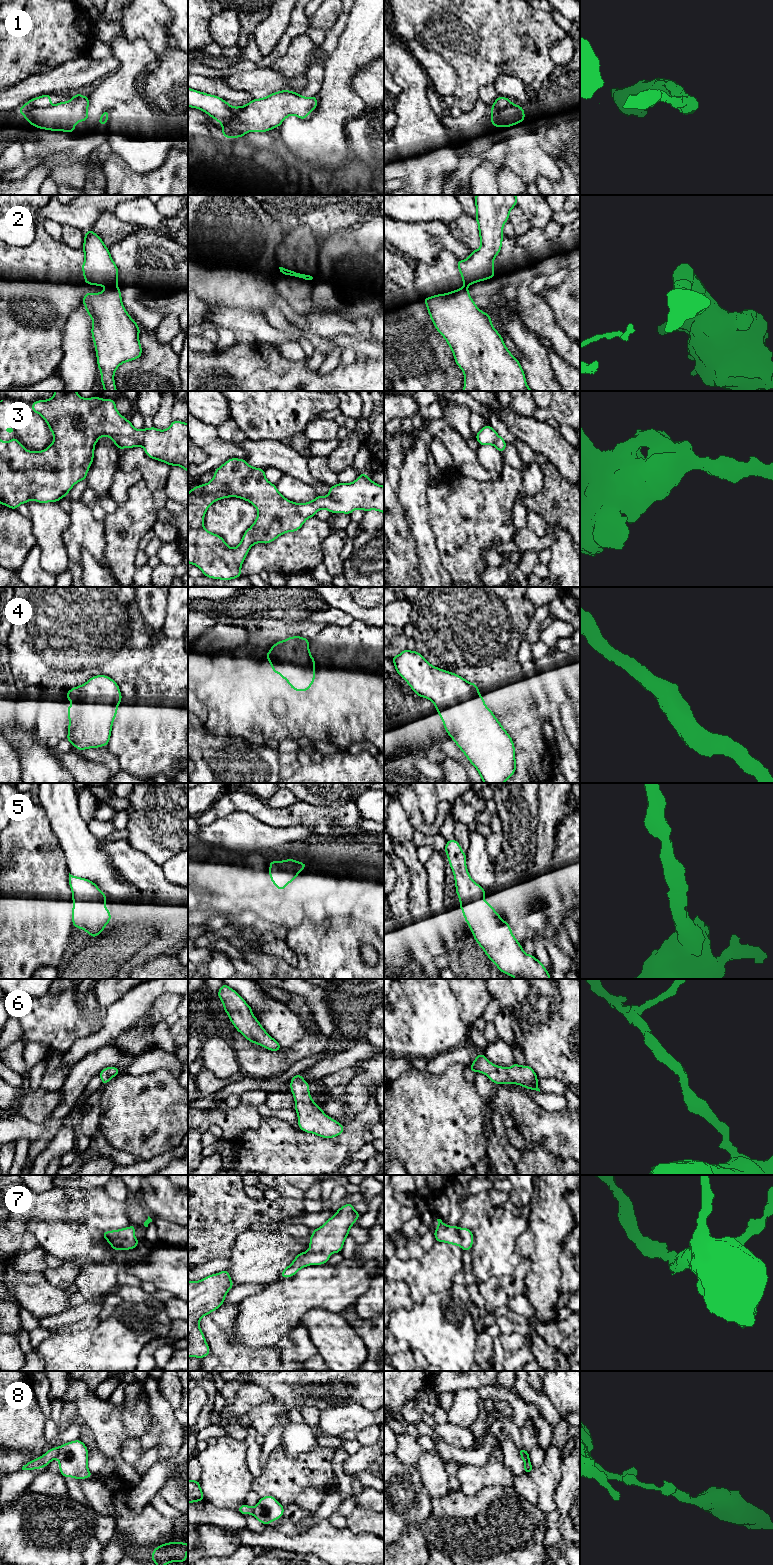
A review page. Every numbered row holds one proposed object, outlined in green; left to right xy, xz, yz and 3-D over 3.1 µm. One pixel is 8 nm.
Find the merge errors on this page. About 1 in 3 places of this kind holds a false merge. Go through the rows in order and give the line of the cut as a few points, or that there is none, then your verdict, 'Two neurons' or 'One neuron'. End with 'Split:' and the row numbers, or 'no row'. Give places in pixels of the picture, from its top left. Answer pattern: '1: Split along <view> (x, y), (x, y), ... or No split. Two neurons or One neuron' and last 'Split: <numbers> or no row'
1: Split along xz (235, 107), (235, 115), (222, 124). Two neurons
2: Split along xy (115, 285), (108, 287). Two neurons
3: No split. One neuron
4: No split. One neuron
5: No split. One neuron
6: No split. One neuron
7: No split. One neuron
8: Split along xy (58, 1448), (58, 1453), (55, 1457). Two neurons
Split: 1, 2, 8

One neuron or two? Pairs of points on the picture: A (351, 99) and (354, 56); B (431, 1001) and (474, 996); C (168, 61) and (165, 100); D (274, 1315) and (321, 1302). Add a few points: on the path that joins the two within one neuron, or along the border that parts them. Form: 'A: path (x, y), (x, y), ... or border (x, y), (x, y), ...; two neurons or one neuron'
A: path (344, 88), (344, 67); one neuron
B: border (451, 989), (459, 1004), (460, 1018), (463, 1021); two neurons
C: path (168, 71), (168, 90); one neuron
D: path (286, 1303), (309, 1302); one neuron

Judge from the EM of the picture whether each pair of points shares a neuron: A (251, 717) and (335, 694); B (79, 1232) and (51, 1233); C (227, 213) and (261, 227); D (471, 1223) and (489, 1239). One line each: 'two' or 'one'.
A: one
B: one
C: one
D: two

